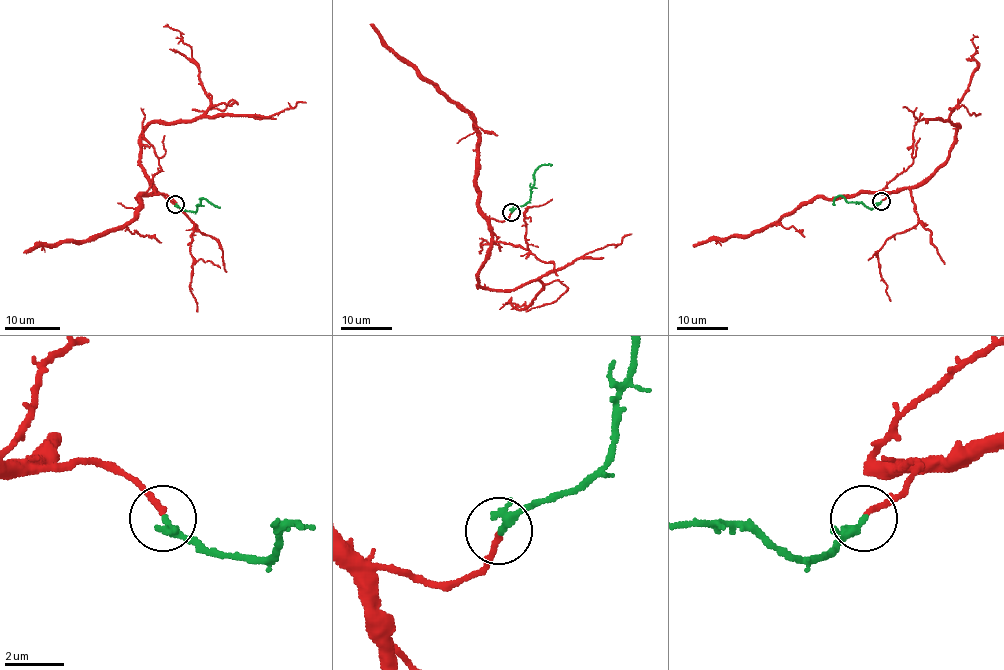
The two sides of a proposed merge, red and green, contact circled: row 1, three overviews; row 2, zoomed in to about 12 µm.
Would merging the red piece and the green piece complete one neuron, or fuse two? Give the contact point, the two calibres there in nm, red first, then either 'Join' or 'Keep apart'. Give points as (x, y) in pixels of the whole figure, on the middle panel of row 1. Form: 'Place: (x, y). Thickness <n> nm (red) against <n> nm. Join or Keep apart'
Place: (511, 212). Thickness 180 nm (red) against 220 nm. Join

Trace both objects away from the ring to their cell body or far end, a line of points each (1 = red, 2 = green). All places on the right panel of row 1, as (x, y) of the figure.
1: (881, 200), (889, 191), (918, 187), (948, 154), (959, 125), (938, 119), (919, 120), (903, 108)
2: (881, 201), (875, 208), (869, 208), (839, 196), (834, 199), (834, 205)

